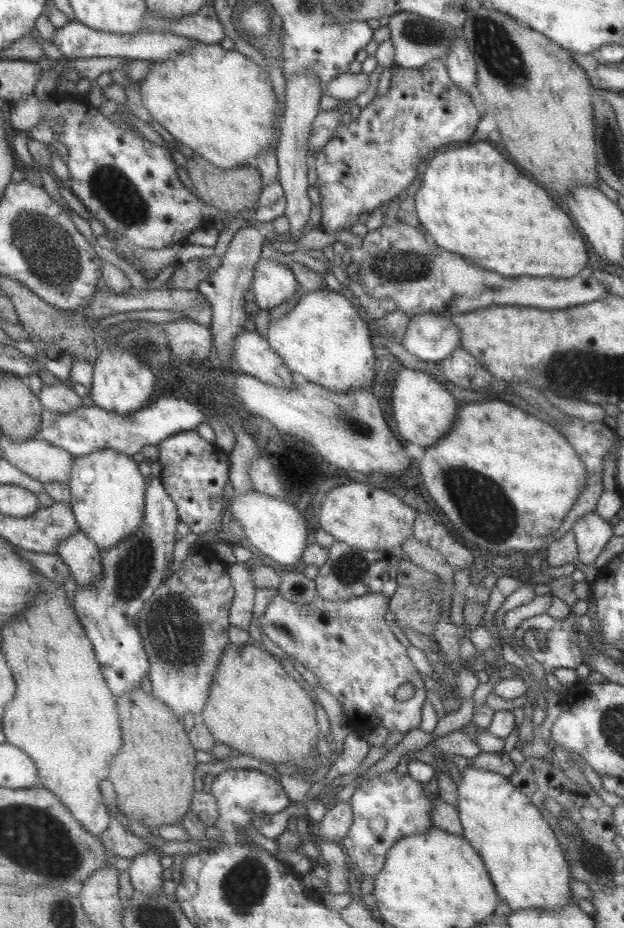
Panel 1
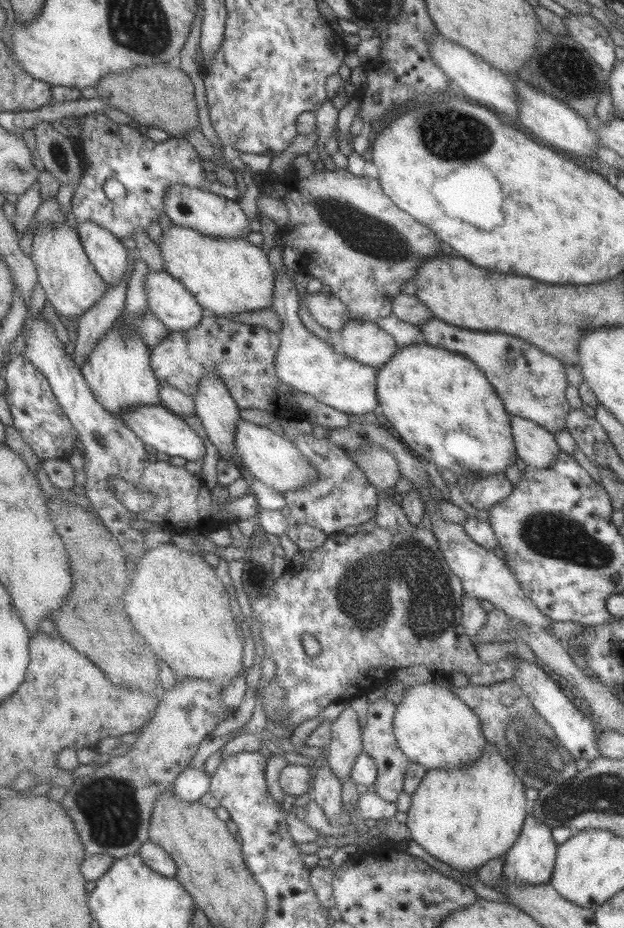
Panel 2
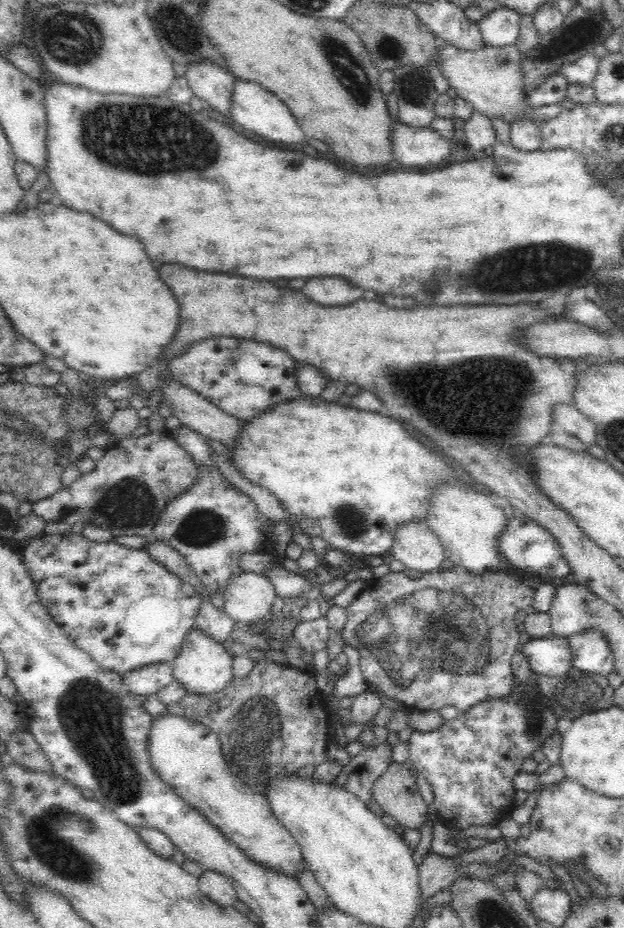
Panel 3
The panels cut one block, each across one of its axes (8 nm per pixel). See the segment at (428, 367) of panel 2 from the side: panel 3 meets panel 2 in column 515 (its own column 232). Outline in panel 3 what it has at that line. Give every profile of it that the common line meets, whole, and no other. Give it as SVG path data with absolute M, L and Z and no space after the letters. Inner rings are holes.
M304 394L300 398L296 398L296 400L290 400L290 402L274 406L272 410L256 416L252 422L249 422L249 420L242 421L242 438L240 438L238 446L232 450L232 457L233 462L241 470L240 474L244 478L248 478L250 482L260 484L260 486L265 486L283 502L293 522L305 534L311 534L316 540L323 539L330 549L342 550L342 552L346 552L349 555L356 554L356 556L368 556L368 554L371 554L377 557L386 551L390 551L398 528L413 521L426 521L429 516L430 506L432 506L434 492L440 486L448 484L450 480L454 480L457 477L460 479L459 470L454 470L453 466L446 464L438 454L434 454L430 448L426 448L420 440L410 436L402 428L400 422L392 422L390 418L384 418L384 416L380 416L376 412L358 410L352 406L342 407L339 403L326 402L321 396L307 396Z

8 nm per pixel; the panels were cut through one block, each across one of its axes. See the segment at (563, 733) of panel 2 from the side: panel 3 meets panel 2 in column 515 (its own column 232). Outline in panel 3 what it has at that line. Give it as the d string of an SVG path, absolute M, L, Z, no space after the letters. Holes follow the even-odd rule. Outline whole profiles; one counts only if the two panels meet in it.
M194 628L188 632L184 640L182 650L176 660L172 662L173 680L183 684L187 694L192 696L213 696L228 688L228 684L234 682L234 671L232 671L233 657L212 638L208 638L203 632Z

